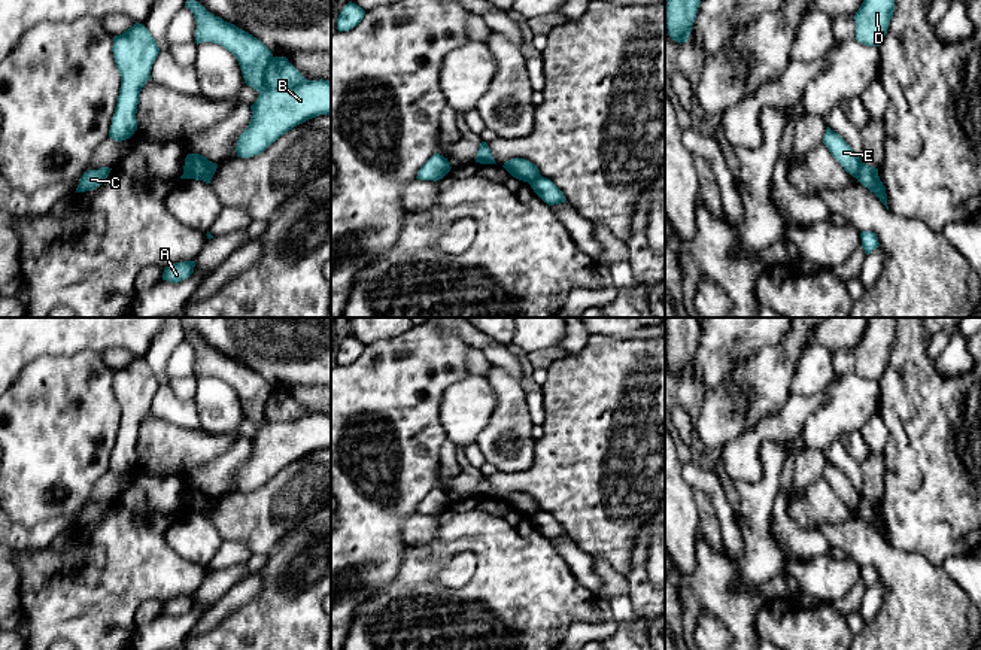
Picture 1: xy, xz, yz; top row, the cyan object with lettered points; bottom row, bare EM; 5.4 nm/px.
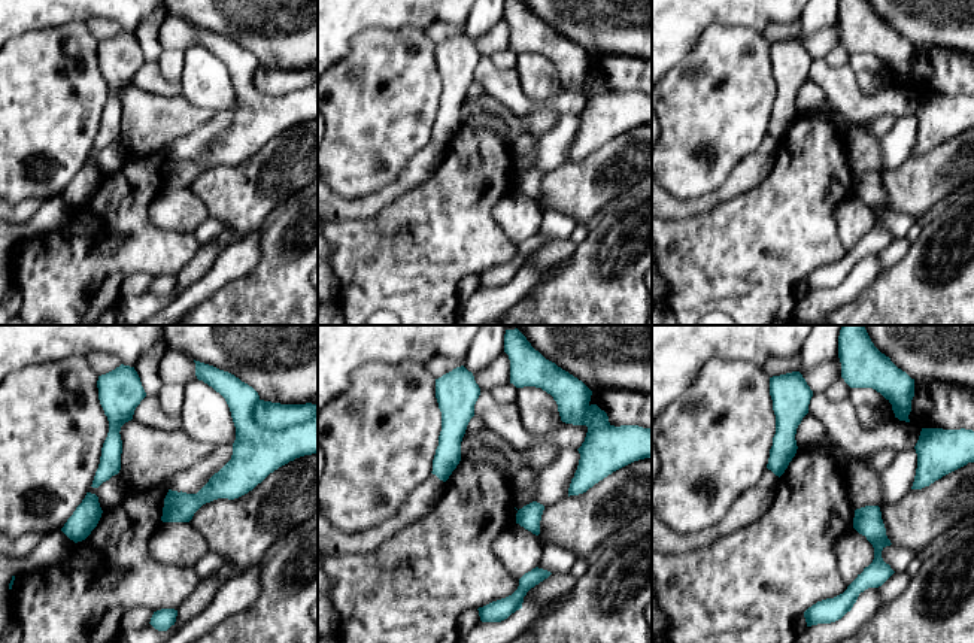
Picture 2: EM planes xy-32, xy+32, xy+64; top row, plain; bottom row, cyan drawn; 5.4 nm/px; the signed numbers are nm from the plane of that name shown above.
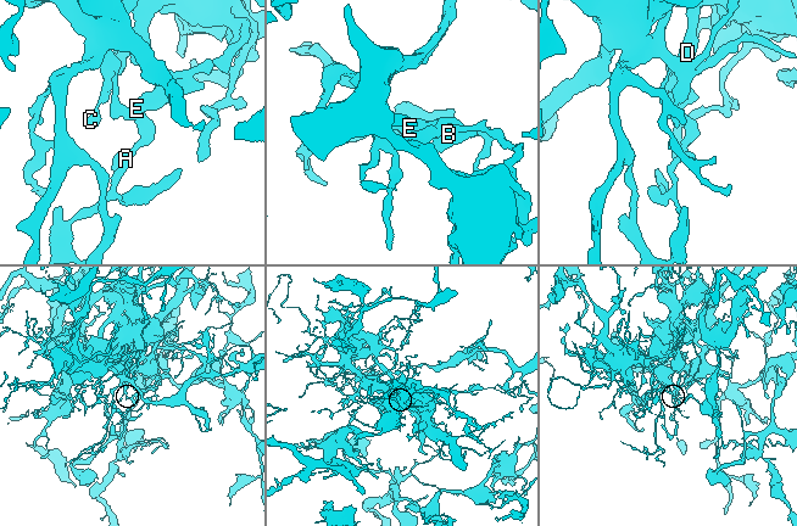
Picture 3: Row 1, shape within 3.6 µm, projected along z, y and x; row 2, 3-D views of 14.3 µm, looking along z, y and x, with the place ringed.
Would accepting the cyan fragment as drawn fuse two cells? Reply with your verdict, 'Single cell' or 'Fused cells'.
Fused cells

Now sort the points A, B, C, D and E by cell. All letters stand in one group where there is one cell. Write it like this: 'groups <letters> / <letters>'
groups A C / B D E

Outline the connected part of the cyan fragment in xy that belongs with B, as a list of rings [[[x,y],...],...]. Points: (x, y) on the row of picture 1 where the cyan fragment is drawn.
[[[195,0],[185,1],[195,18],[195,43],[212,42],[228,49],[239,61],[245,83],[259,92],[252,116],[236,146],[237,157],[264,152],[294,127],[331,115],[331,81],[306,81],[295,86],[273,88],[265,82],[271,51],[247,31],[210,13]]]

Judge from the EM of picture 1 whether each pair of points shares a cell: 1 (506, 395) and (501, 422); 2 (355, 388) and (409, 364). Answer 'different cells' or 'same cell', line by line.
1: same cell
2: same cell

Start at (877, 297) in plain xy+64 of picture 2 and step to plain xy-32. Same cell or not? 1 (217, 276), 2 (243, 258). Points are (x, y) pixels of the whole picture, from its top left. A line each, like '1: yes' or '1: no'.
1: no
2: no

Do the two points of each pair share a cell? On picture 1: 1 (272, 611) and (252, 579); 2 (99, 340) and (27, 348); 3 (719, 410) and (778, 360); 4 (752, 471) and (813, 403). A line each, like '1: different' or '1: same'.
1: different
2: same
3: same
4: same

